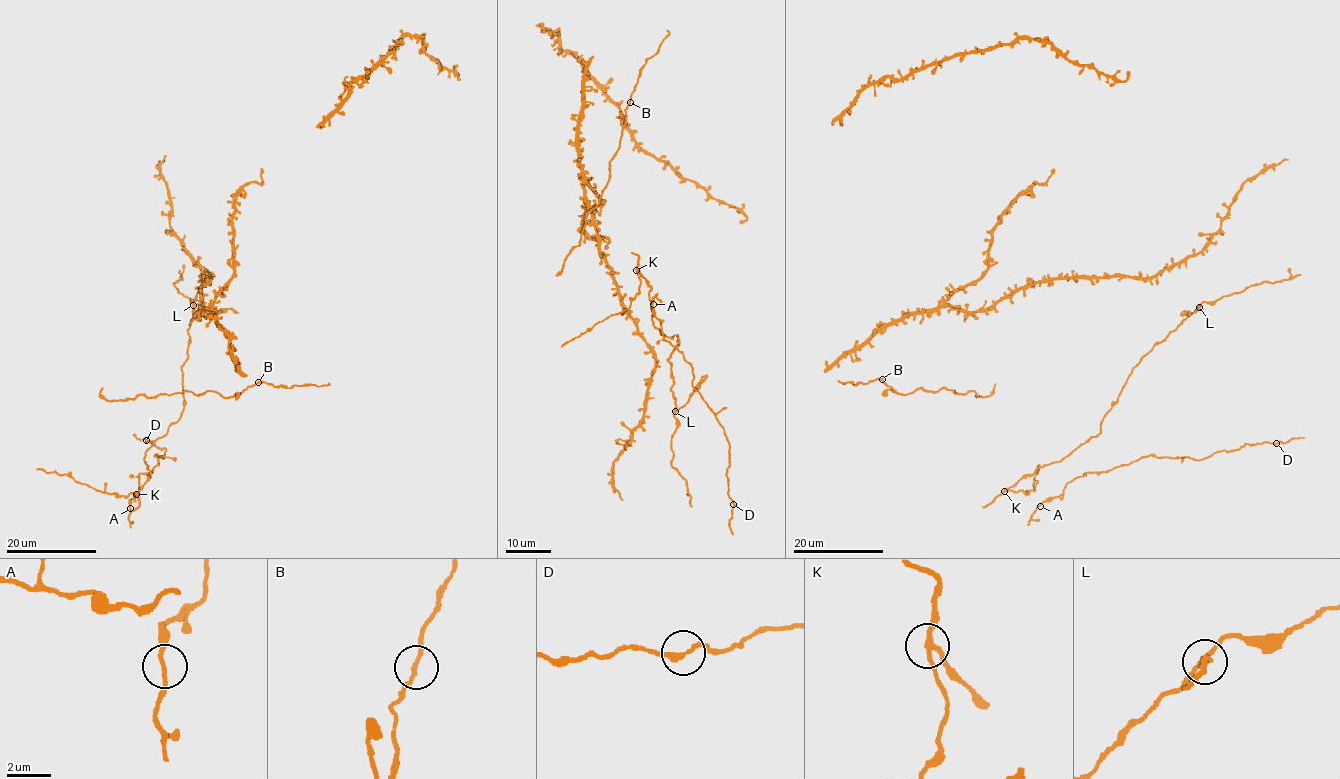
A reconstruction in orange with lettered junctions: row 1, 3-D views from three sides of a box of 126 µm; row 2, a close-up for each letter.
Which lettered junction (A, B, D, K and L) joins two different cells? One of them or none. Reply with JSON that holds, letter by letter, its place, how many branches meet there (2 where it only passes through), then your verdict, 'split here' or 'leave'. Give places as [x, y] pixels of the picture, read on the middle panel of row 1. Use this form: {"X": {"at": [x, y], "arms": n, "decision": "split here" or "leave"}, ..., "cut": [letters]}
{"A": {"at": [653, 304], "arms": 2, "decision": "leave"}, "B": {"at": [630, 102], "arms": 2, "decision": "leave"}, "D": {"at": [733, 504], "arms": 2, "decision": "leave"}, "K": {"at": [636, 270], "arms": 3, "decision": "leave"}, "L": {"at": [675, 411], "arms": 3, "decision": "split here"}, "cut": ["L"]}

